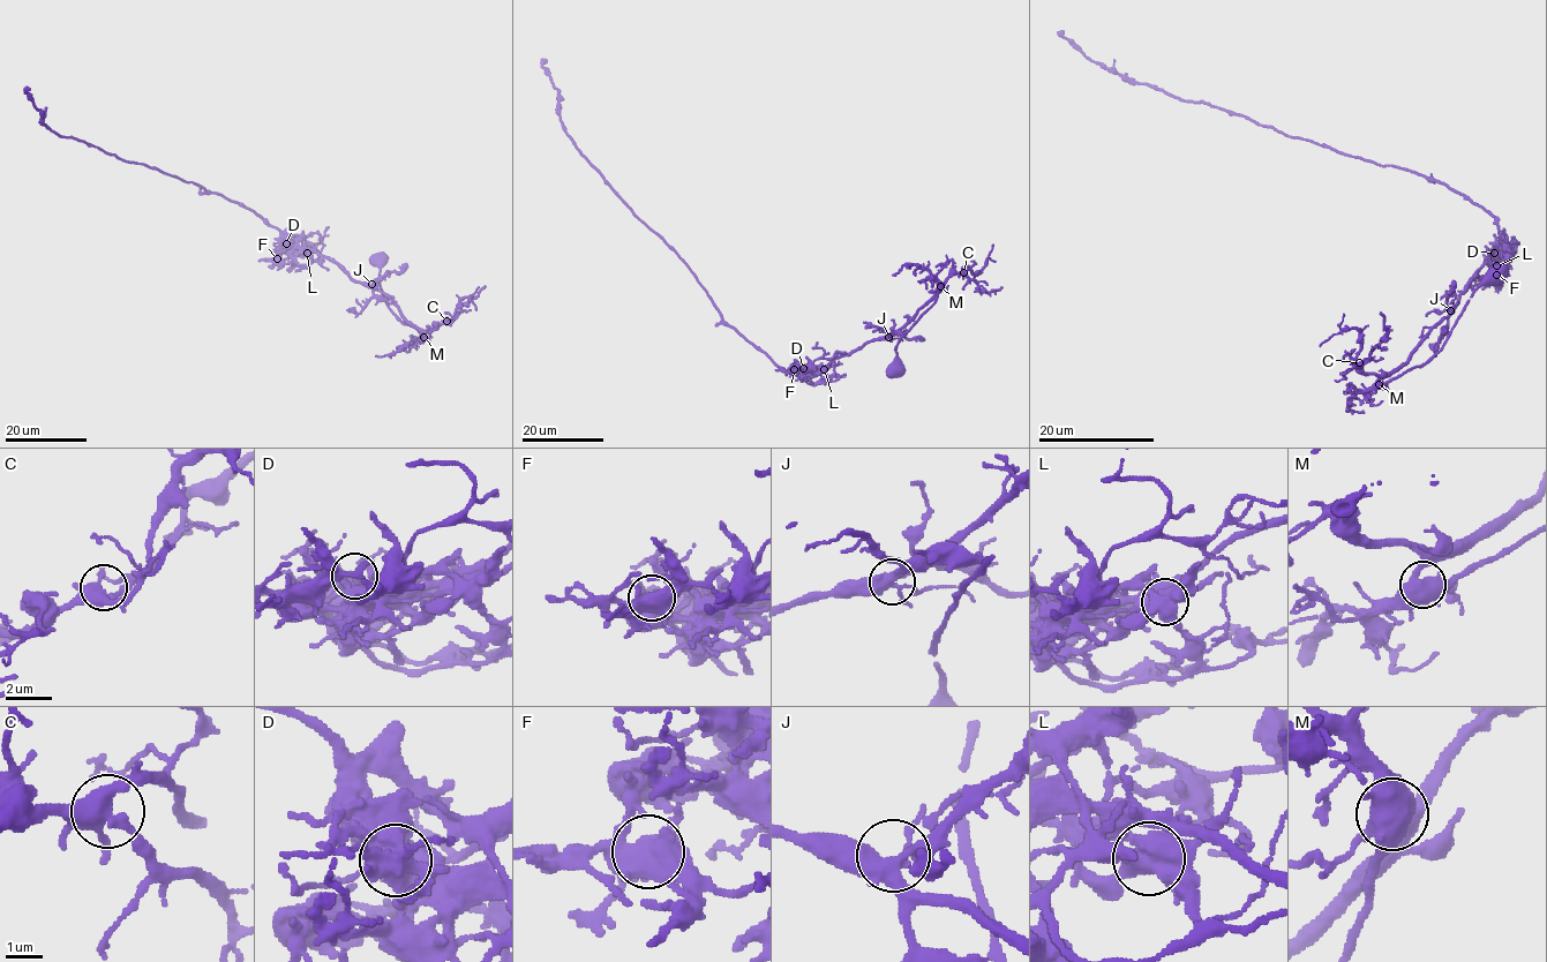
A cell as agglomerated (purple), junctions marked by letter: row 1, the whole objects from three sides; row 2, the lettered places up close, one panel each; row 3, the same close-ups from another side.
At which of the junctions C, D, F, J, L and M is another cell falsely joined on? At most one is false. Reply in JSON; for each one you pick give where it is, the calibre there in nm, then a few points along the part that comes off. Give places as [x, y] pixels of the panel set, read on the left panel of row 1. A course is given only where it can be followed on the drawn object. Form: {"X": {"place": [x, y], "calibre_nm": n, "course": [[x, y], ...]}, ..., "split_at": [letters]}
{"L": {"place": [307, 253], "calibre_nm": 650, "course": [[307, 253], [299, 253], [295, 261], [301, 265], [312, 263], [320, 256], [321, 239]]}, "split_at": ["L"]}

